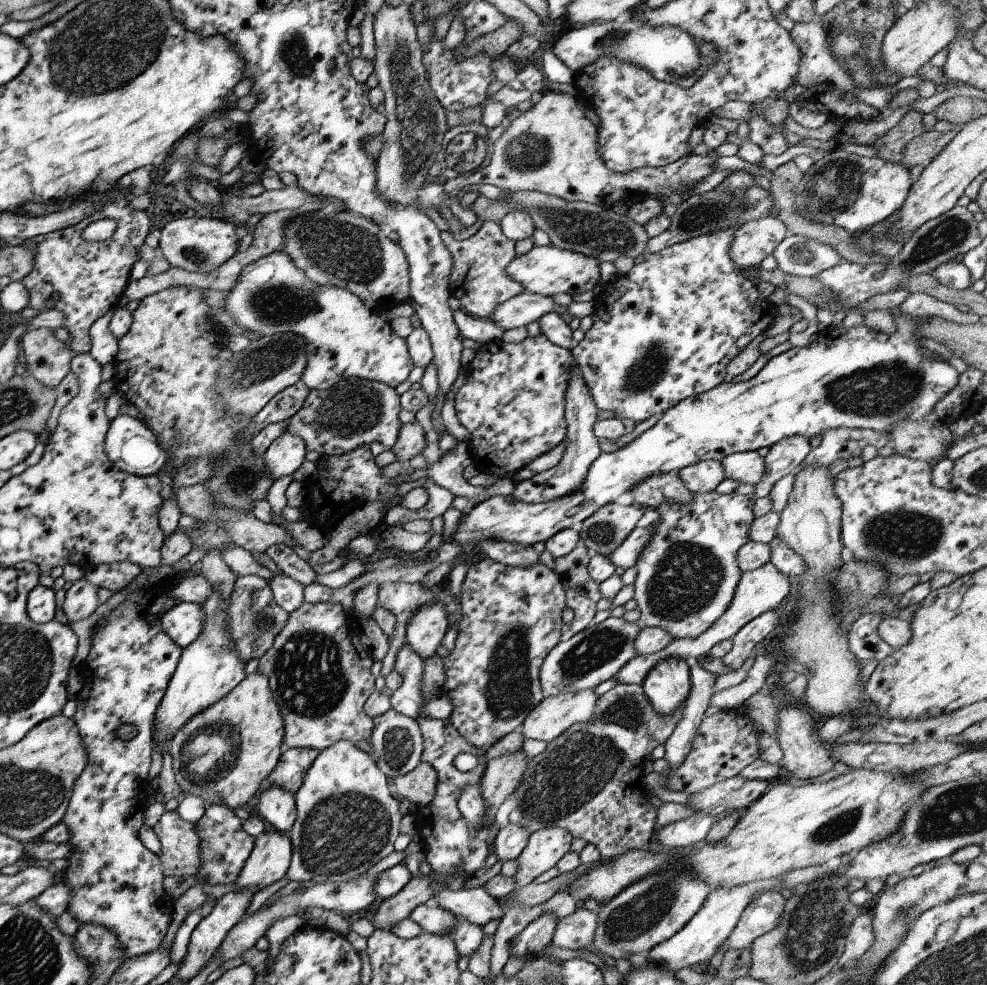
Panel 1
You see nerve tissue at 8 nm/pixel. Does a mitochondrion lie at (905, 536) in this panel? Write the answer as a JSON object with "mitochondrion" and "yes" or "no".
{"mitochondrion":"yes"}

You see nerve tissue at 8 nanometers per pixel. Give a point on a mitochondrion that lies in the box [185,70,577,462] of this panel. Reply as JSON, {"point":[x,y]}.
{"point":[342,250]}

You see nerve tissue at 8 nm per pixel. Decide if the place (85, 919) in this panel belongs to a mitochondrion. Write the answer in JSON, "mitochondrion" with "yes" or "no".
{"mitochondrion":"no"}

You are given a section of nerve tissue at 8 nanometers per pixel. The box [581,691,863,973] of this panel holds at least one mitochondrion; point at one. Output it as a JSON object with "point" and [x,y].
{"point":[633,919]}

